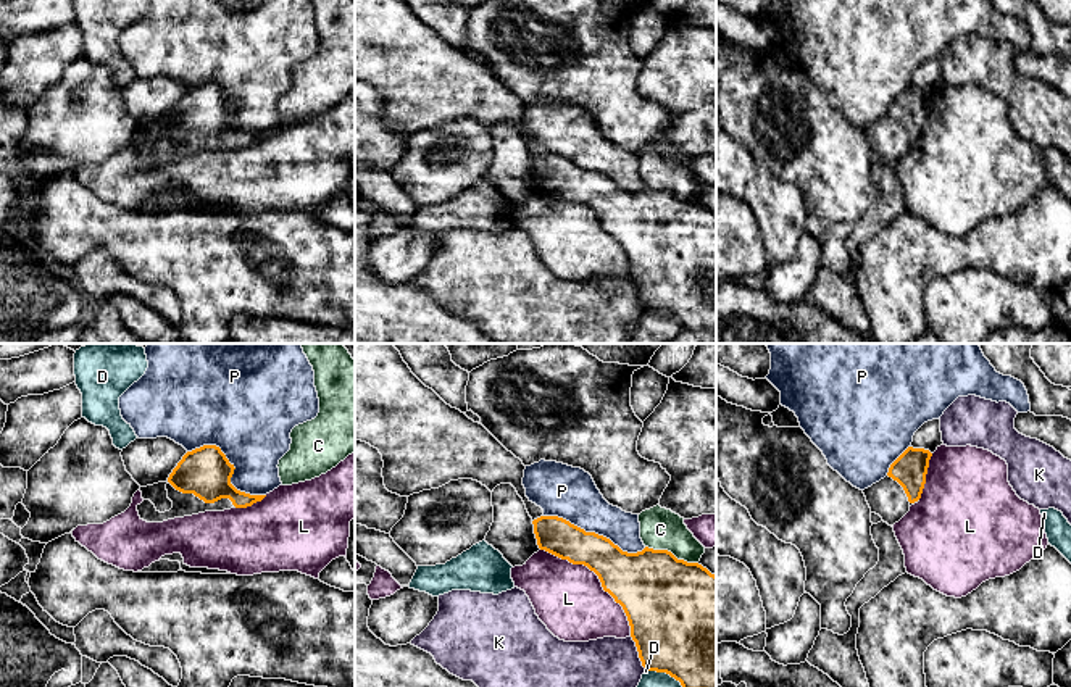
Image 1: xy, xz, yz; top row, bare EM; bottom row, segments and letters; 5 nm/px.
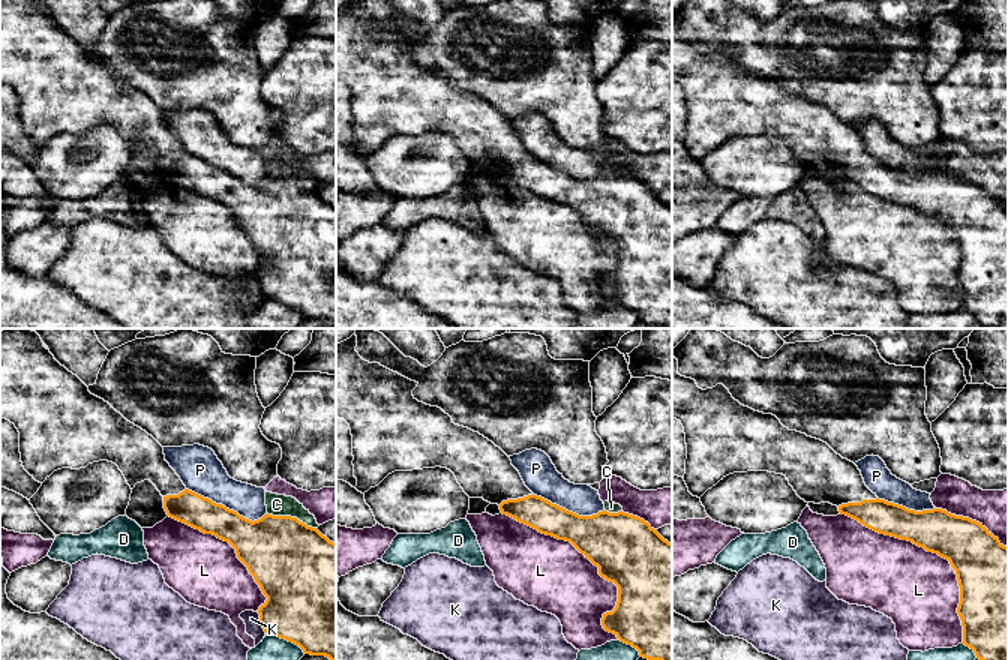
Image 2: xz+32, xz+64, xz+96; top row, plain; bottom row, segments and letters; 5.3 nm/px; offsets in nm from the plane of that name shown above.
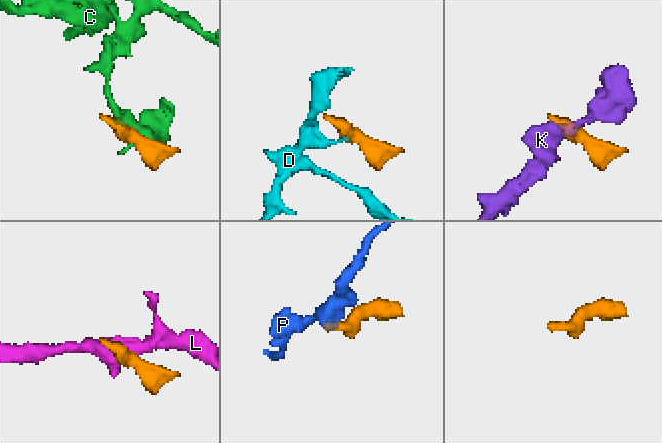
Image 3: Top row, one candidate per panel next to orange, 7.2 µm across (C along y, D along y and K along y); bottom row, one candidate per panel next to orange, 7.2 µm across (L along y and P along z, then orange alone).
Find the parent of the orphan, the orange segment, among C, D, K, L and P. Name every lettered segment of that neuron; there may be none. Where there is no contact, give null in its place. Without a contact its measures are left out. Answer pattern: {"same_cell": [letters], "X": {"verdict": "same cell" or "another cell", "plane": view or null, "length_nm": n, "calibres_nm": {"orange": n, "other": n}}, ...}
{"same_cell": [], "C": {"verdict": "another cell", "plane": "xz", "length_nm": 280, "calibres_nm": {"orange": 440, "other": 200}}, "D": {"verdict": "another cell", "plane": "xz", "length_nm": 220, "calibres_nm": {"orange": 500, "other": 190}}, "K": {"verdict": "another cell", "plane": "xz", "length_nm": 190, "calibres_nm": {"orange": 500, "other": 380}}, "L": {"verdict": "another cell", "plane": "xz", "length_nm": 650, "calibres_nm": {"orange": 340, "other": 360}}, "P": {"verdict": "another cell", "plane": "xy", "length_nm": 460, "calibres_nm": {"orange": 240, "other": 420}}}

